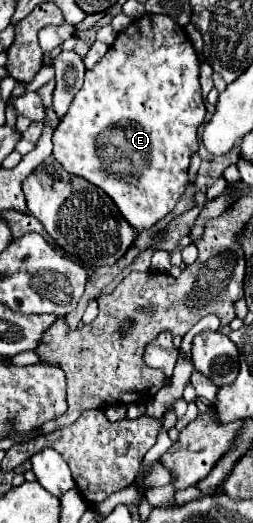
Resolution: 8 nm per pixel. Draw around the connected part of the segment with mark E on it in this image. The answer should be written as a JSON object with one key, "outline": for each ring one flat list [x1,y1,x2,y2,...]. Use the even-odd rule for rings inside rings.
{"outline":[[145,16,141,20,135,20,125,32,117,34,115,44,109,48,109,52,103,56,103,60,99,60,95,64,93,70,85,72,85,82,81,86,81,90,75,94,71,108,65,116,65,120,59,122,59,126,53,132,53,156,57,158,57,162,75,176,81,176,85,180,89,180,91,184,99,186,119,208,121,216,137,230,147,230,153,224,157,224,159,220,163,220,177,204,177,200,183,196,185,186,189,182,187,178,187,170,189,170,189,162,191,156,199,150,199,140,197,140,197,130,205,120,205,104,201,100,201,86,199,86,199,62,197,62,197,54,195,48,191,44,191,40,187,38,187,34,183,32,183,28,179,24,173,24,173,20,169,20,169,16]]}

